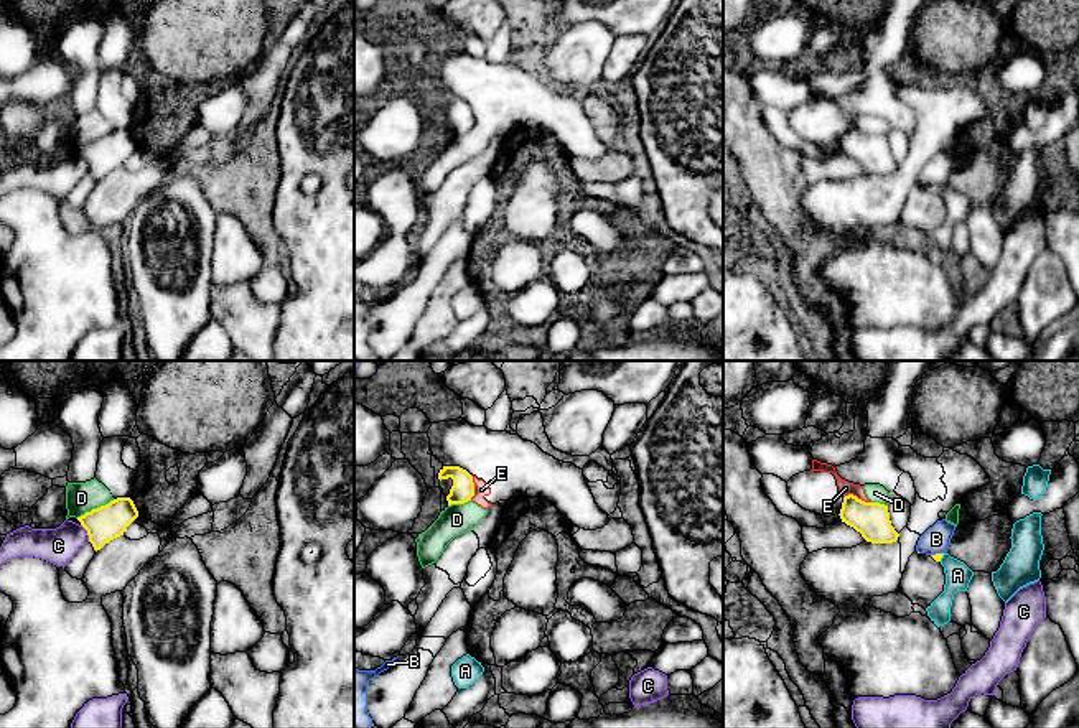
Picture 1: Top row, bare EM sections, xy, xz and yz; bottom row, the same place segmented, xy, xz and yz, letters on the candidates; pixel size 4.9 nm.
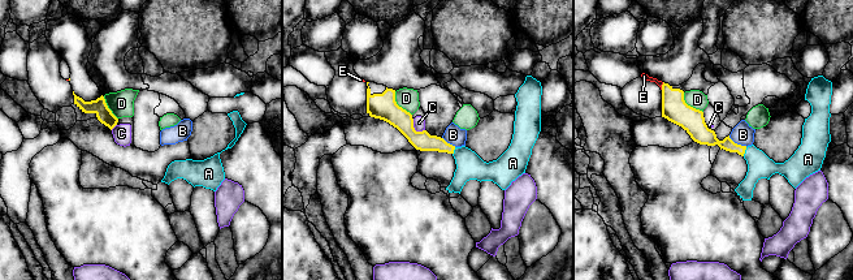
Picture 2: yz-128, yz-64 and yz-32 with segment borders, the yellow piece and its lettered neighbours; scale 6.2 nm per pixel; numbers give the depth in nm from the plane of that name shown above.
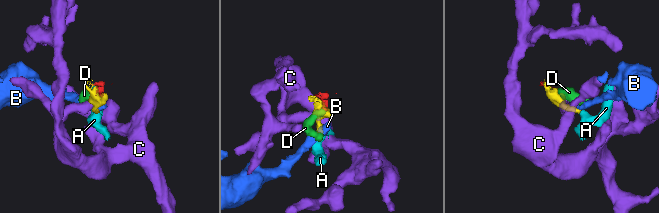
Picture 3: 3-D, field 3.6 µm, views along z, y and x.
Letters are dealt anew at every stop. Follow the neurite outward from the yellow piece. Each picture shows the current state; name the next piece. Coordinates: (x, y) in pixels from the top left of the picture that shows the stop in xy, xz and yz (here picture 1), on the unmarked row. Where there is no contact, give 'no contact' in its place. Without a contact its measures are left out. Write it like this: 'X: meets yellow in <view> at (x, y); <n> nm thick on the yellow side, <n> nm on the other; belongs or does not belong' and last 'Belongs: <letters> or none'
A: meets yellow in yz at (941, 188); 40 nm thick on the yellow side, 130 nm on the other; belongs
B: meets yellow in yz at (936, 185); 40 nm thick on the yellow side, 140 nm on the other; does not belong
C: meets yellow in xy at (88, 163); 170 nm thick on the yellow side, 180 nm on the other; does not belong
D: meets yellow in xy at (94, 140); 170 nm thick on the yellow side, 150 nm on the other; does not belong
E: meets yellow in yz at (855, 127); 180 nm thick on the yellow side, 70 nm on the other; does not belong
Belongs: A

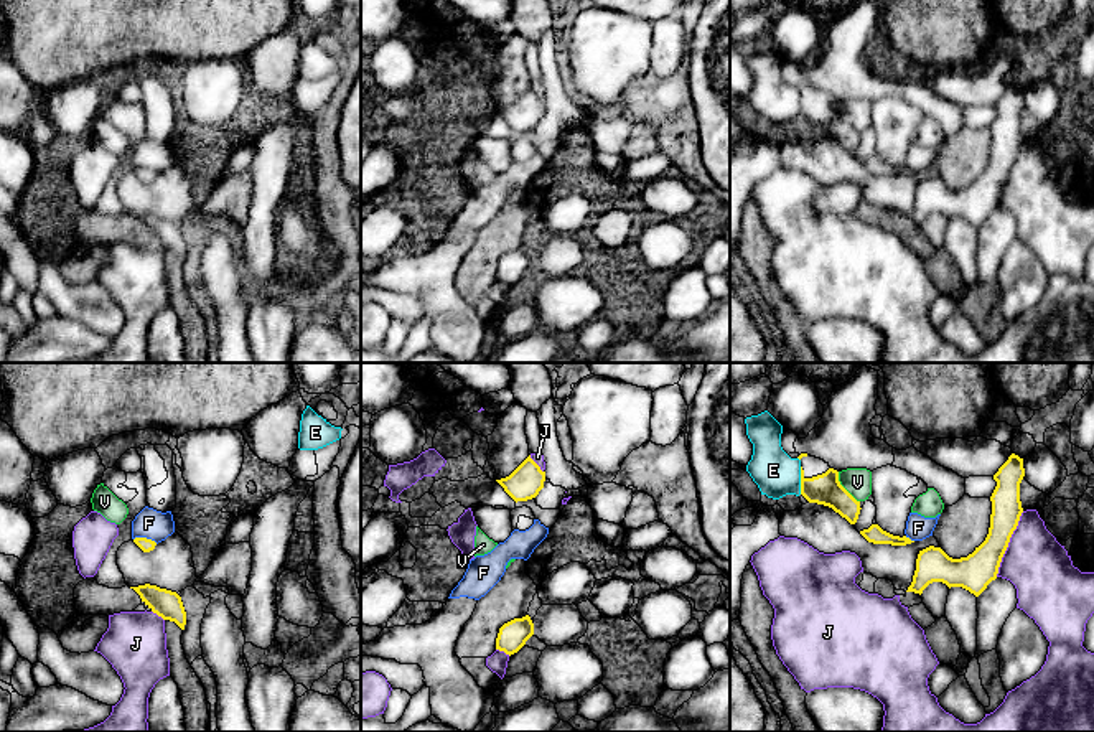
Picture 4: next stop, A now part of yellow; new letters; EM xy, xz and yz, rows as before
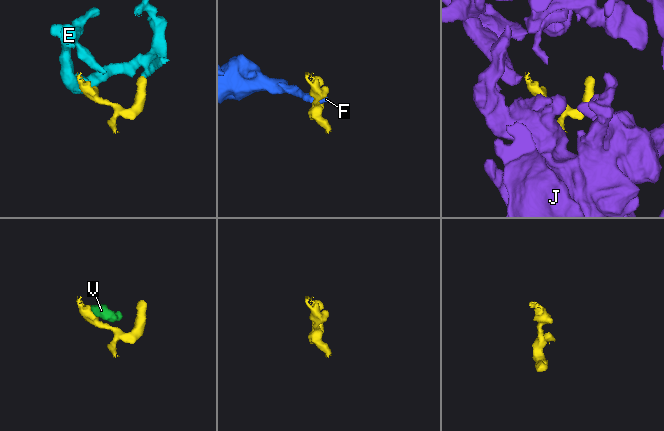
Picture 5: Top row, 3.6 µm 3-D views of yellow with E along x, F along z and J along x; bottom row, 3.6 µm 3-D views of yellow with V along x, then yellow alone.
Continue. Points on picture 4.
E: meets yellow in yz at (801, 111); 150 nm thick on the yellow side, 220 nm on the other; does not belong
F: meets yellow in xy at (145, 168); 70 nm thick on the yellow side, 150 nm on the other; does not belong
J: meets yellow in yz at (1007, 175); 180 nm thick on the yellow side, 300 nm on the other; does not belong
V: meets yellow in yz at (842, 117); 150 nm thick on the yellow side, 140 nm on the other; does not belong
Belongs: none

